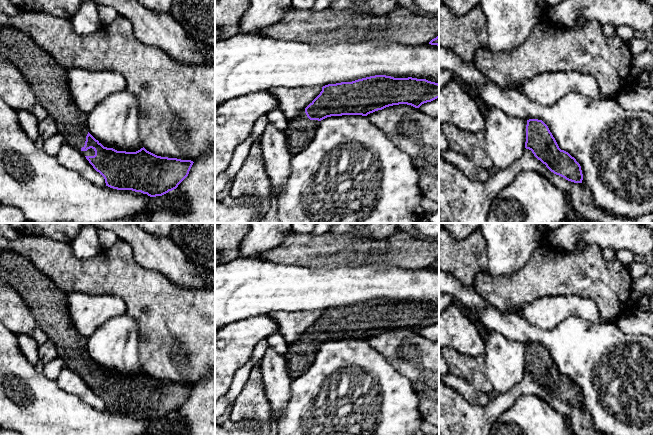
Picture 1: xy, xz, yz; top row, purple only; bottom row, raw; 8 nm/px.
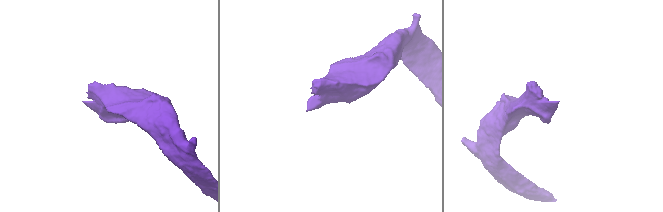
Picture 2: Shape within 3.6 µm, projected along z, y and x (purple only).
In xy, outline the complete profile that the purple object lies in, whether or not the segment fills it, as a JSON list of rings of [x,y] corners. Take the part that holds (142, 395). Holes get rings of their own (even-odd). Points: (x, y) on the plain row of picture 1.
[[[14,251],[0,254],[0,276],[3,282],[16,290],[26,305],[31,309],[38,327],[53,341],[58,356],[64,365],[80,374],[93,392],[105,403],[106,410],[117,414],[132,414],[150,421],[162,420],[178,411],[188,400],[193,389],[191,384],[181,384],[157,380],[144,371],[136,376],[117,375],[104,371],[89,356],[88,338],[80,335],[71,321],[67,311],[67,294],[65,294],[43,272],[38,270],[33,261]]]

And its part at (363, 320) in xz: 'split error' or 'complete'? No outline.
split error

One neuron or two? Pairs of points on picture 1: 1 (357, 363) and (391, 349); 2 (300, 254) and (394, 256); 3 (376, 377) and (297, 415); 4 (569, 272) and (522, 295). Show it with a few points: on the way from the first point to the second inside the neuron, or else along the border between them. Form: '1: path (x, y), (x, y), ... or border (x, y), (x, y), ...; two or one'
1: border (365, 340), (395, 370); two
2: path (323, 252), (371, 252); one
3: path (356, 397), (338, 415), (317, 415); one
4: path (557, 272), (548, 272), (534, 283); one

